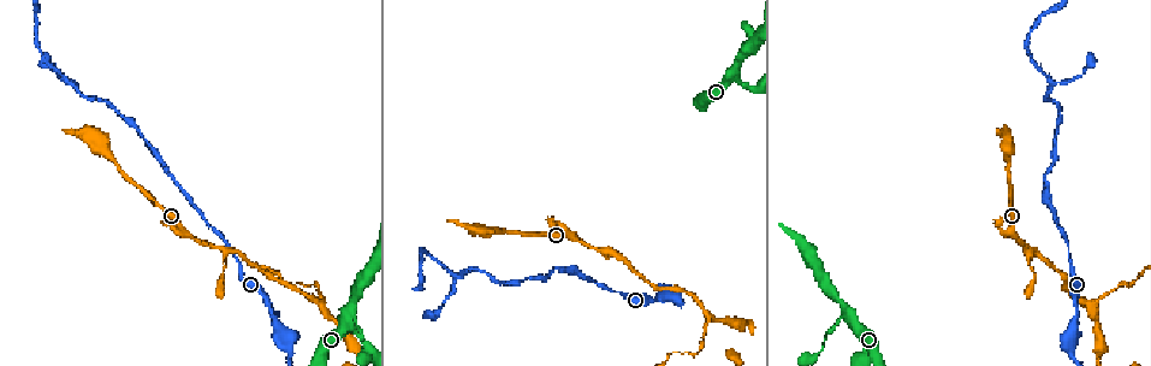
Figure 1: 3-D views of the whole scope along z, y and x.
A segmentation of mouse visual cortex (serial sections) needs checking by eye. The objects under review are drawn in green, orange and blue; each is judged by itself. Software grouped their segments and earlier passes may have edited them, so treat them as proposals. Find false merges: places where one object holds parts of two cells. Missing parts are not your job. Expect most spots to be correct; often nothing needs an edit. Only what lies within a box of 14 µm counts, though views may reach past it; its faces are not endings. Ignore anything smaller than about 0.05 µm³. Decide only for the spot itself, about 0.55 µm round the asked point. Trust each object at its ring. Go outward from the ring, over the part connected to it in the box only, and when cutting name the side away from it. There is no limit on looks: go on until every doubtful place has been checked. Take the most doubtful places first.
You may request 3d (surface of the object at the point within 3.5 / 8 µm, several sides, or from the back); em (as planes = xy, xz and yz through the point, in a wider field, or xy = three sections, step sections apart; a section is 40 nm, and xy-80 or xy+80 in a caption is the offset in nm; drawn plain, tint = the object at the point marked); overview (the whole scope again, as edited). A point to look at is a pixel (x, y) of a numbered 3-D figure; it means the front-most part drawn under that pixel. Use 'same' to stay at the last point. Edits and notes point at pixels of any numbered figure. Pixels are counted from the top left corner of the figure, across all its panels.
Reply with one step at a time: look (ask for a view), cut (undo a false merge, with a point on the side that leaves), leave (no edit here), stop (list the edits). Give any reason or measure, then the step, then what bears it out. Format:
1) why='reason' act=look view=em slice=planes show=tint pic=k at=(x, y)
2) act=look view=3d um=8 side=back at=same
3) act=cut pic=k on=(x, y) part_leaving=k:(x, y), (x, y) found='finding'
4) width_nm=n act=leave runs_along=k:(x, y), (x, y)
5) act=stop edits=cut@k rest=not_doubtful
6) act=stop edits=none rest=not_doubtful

why='three arms meet' act=look view=3d um=3.5 pic=1 at=(67, 82)

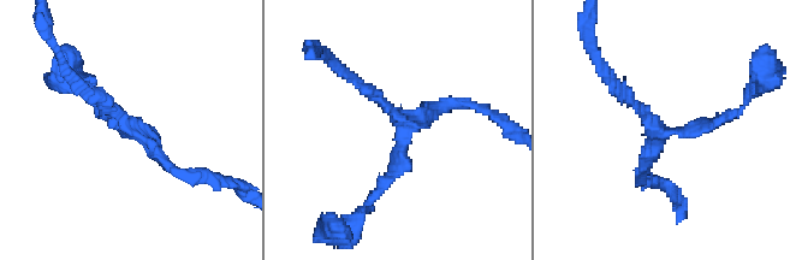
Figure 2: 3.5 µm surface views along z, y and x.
arms=3 arm_widths_nm=150,150,200 act=look view=em slice=xy step=3 show=plain pic=2 at=(656, 133)

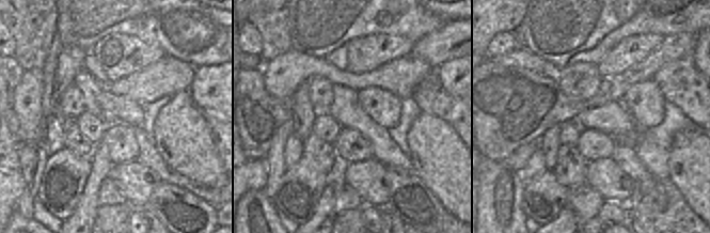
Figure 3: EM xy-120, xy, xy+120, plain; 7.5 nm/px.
why='with the object marked' act=look view=em slice=xy step=3 show=tint at=same

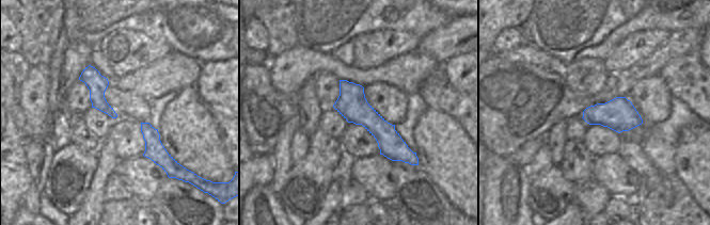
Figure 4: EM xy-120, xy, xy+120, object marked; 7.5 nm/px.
width_nm=220 act=leave runs_along=2:(195, 177), (173, 170), (118, 110), (81, 84) found='one cell here'

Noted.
why='two arms in line, one across' act=look view=3d um=3.5 pic=1 at=(705, 309)

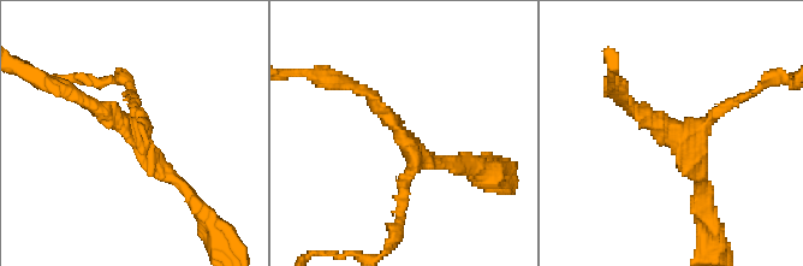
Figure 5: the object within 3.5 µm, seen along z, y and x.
act=look view=em slice=planes show=tint pic=5 at=(135, 129)

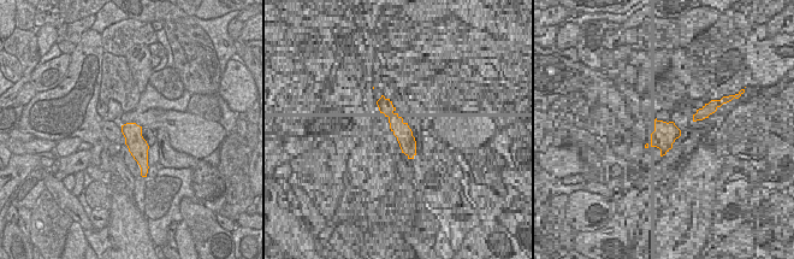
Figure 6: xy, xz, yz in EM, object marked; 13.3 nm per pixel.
width_nm=260 act=leave runs_along=5:(85, 99), (130, 125), (185, 188) found='all the same cell'

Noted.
why='sharp bend' act=look view=em slice=xy step=3 show=tint pic=1 at=(314, 283)

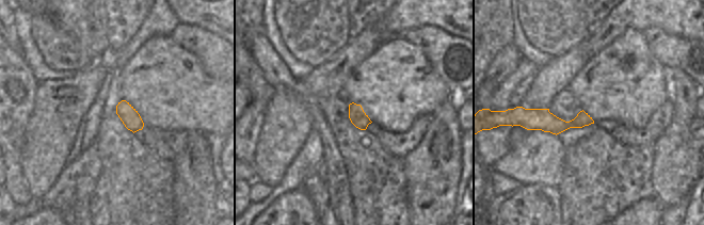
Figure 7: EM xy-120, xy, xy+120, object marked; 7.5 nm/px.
why='see where the arms go' act=look view=3d um=3.5 at=same

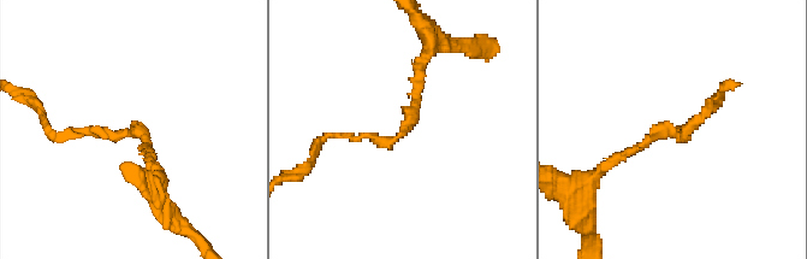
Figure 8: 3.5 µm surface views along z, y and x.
arm_widths_nm=100,150 act=leave found='one cell here'

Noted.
act=stop edits=none rest=not_doubtful

